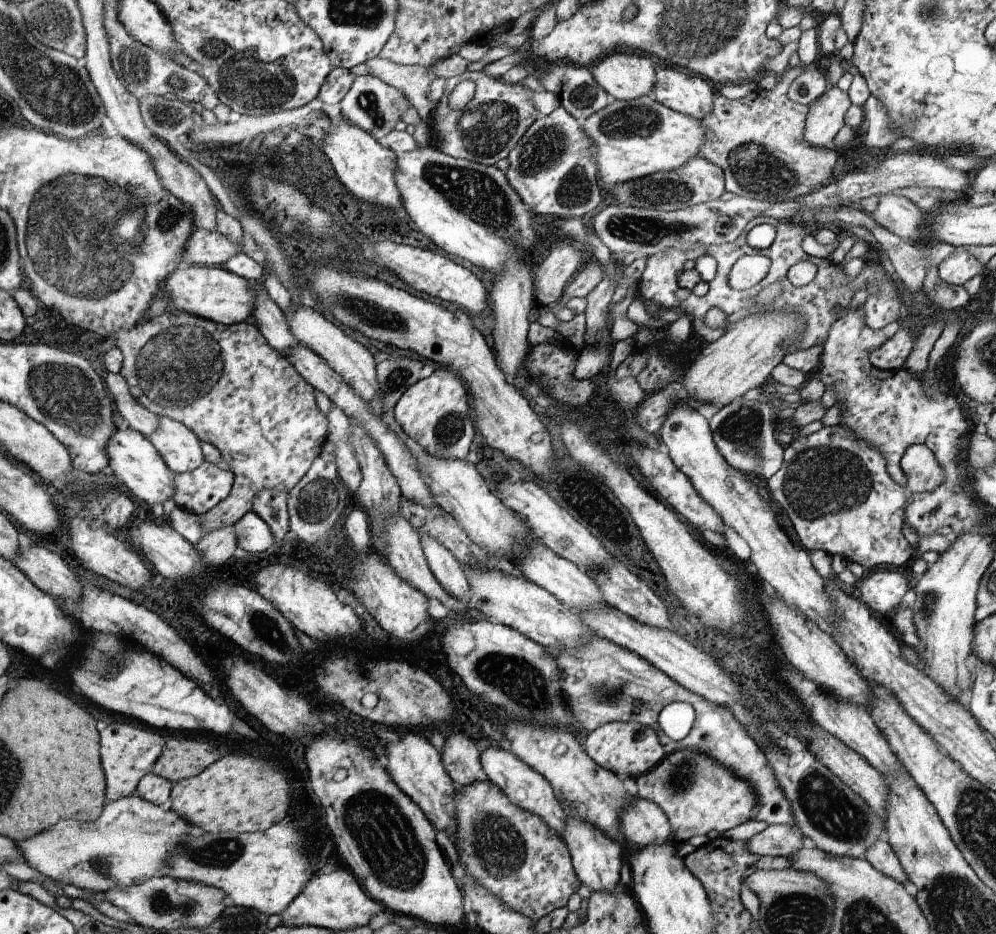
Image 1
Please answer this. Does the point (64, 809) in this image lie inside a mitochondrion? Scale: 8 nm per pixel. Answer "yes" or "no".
no

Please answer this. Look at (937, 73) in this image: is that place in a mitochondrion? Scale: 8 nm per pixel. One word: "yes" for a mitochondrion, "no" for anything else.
no

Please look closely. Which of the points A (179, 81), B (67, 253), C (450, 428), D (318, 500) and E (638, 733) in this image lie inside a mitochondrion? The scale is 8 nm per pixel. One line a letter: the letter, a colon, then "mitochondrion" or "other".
A: mitochondrion
B: mitochondrion
C: mitochondrion
D: mitochondrion
E: other

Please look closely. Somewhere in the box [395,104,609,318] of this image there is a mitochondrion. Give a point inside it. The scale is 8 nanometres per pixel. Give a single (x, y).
(478, 196)

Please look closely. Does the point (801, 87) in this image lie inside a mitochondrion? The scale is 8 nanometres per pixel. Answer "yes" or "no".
yes

